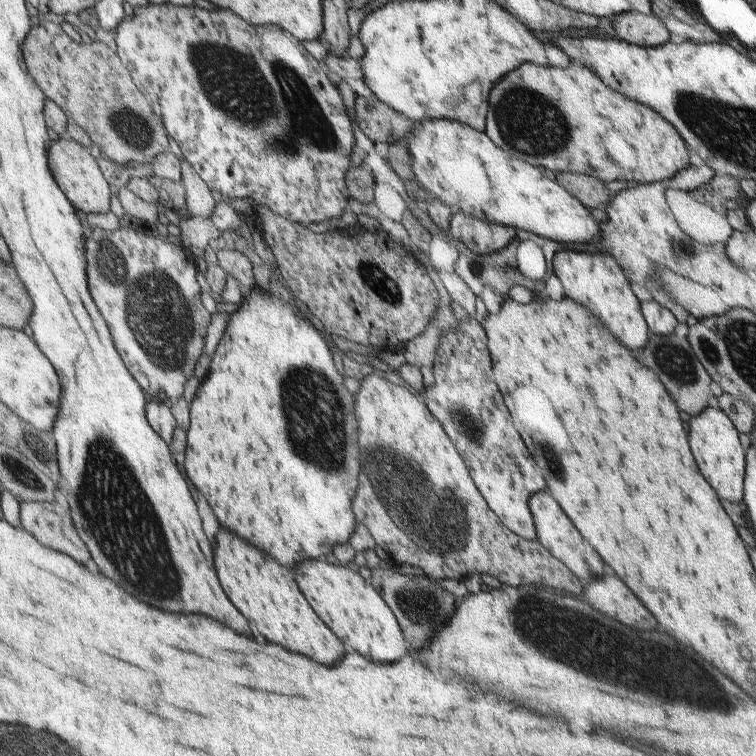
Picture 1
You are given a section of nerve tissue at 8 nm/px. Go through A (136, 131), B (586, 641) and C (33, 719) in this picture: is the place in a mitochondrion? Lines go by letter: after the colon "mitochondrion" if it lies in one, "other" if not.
A: mitochondrion
B: mitochondrion
C: mitochondrion

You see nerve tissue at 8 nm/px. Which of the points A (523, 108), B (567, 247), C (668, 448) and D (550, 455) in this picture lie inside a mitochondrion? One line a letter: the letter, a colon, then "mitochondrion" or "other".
A: mitochondrion
B: other
C: other
D: mitochondrion

